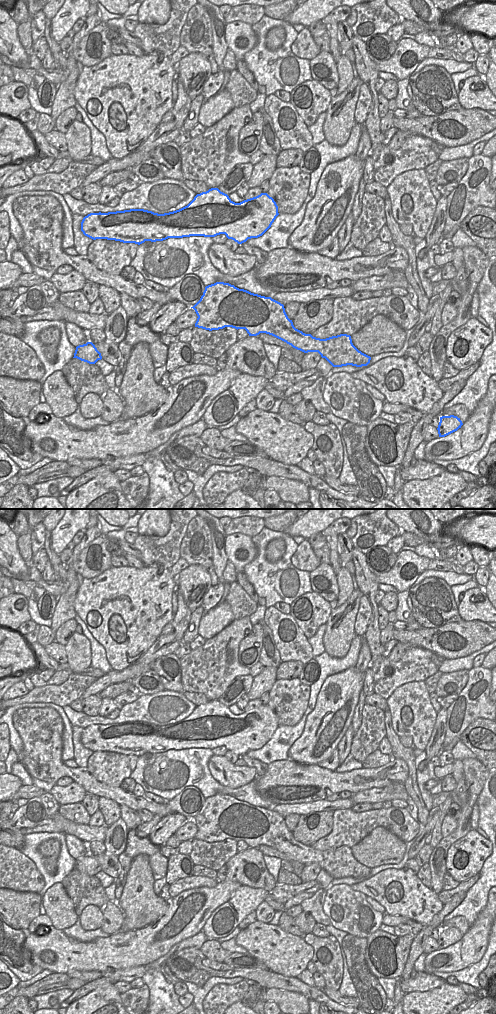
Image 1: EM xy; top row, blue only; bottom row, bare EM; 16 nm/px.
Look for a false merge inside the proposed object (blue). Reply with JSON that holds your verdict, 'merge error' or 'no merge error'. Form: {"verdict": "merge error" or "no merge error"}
{"verdict": "no merge error"}

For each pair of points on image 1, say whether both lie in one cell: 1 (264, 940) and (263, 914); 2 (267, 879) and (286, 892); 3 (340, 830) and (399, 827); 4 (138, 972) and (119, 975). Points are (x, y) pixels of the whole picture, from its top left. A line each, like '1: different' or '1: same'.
1: different
2: different
3: same
4: same

